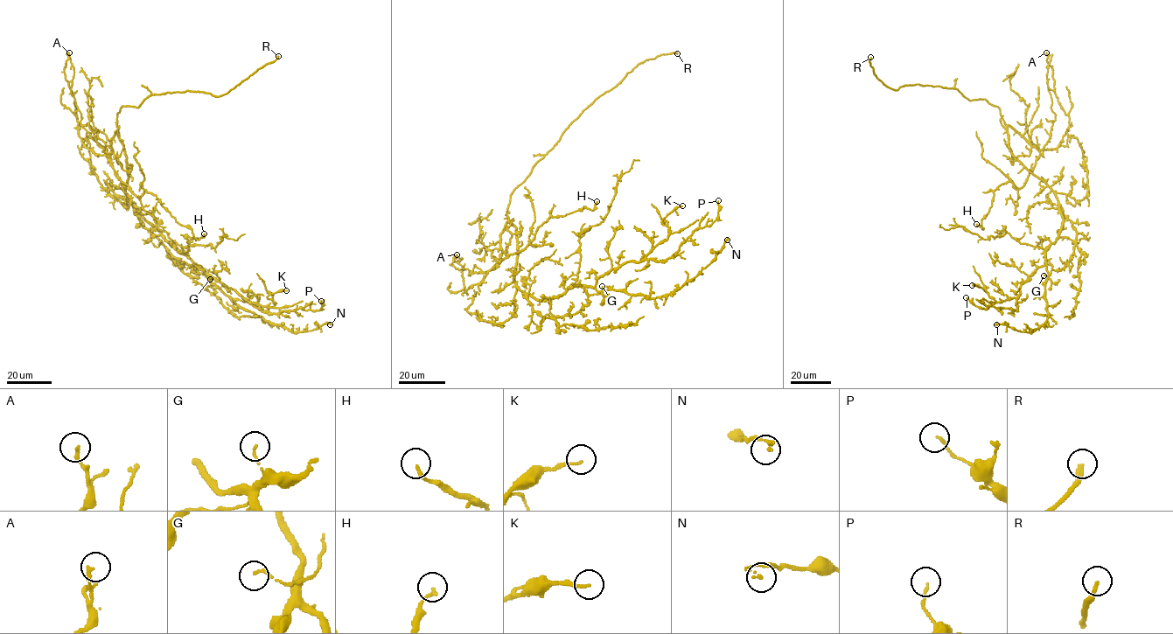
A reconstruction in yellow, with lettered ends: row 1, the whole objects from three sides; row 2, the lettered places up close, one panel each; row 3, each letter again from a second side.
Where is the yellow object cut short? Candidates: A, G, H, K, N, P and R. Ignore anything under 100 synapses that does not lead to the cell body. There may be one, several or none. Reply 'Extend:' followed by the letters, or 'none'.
Extend: R

